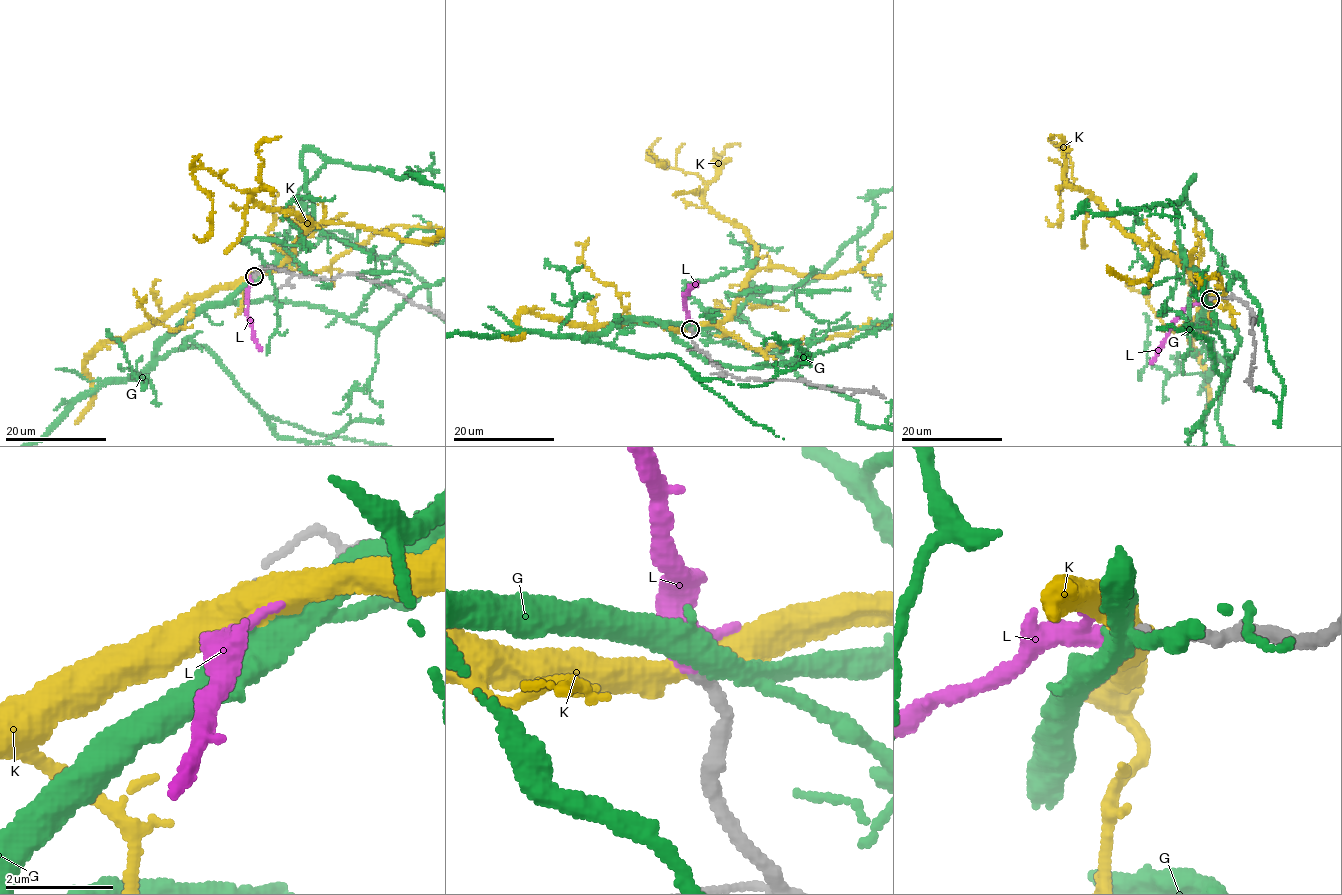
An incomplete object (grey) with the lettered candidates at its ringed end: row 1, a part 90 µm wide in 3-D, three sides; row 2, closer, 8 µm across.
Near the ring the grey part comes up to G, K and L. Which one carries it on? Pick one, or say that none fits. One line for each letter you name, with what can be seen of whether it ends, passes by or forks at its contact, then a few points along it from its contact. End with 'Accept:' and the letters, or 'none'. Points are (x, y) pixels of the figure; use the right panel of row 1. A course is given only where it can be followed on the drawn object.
L: it passes by
Accept: L

